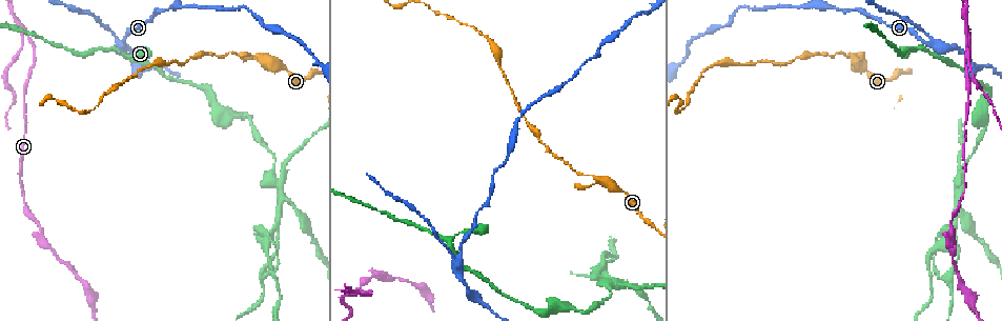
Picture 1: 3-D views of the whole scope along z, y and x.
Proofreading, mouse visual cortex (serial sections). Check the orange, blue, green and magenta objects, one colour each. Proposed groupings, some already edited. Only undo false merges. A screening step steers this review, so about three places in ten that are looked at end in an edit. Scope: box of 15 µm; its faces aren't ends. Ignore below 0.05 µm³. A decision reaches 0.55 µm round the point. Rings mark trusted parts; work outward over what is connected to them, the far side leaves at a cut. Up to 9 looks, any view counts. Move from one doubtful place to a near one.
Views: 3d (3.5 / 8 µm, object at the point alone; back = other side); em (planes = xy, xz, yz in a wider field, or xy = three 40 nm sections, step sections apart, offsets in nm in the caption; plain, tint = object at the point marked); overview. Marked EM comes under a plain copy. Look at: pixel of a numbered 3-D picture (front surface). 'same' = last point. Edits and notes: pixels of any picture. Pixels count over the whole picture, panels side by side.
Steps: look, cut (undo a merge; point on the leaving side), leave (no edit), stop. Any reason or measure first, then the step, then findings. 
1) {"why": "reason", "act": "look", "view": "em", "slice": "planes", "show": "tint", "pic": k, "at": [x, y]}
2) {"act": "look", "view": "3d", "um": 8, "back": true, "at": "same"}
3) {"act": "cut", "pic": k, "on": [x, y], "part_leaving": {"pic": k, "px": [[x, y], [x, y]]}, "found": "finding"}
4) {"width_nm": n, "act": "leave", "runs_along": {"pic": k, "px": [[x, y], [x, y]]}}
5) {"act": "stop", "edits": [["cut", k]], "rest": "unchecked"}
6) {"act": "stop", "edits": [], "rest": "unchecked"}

{"why": "a narrow waist", "act": "look", "view": "3d", "um": 3.5, "pic": 1, "at": [246, 55]}

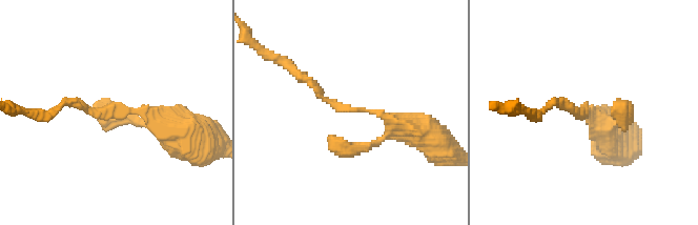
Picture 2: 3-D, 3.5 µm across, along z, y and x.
{"arm_widths_nm": [150, 400], "act": "look", "view": "em", "slice": "xy", "step": 3, "show": "tint", "pic": 2, "at": [585, 109]}

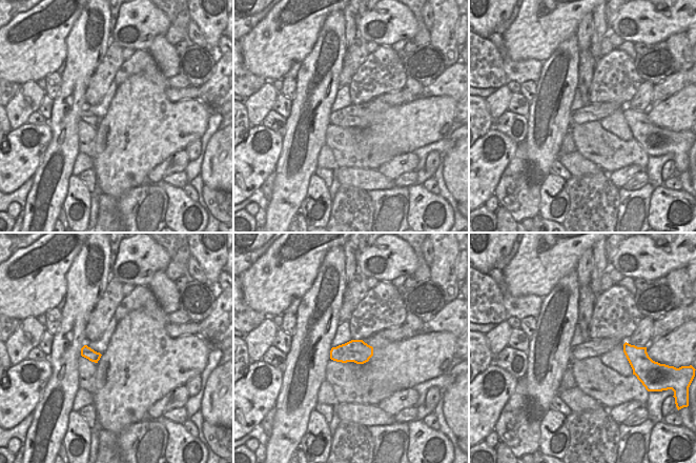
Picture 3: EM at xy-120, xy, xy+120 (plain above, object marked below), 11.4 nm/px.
{"act": "look", "view": "em", "slice": "xy", "step": 1, "show": "tint", "at": "same"}

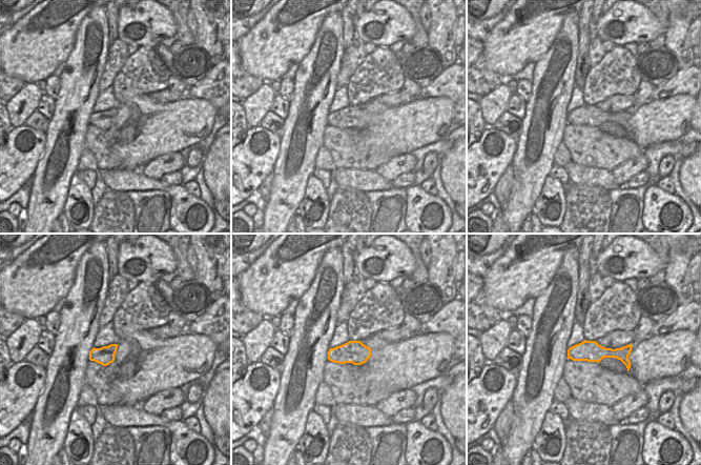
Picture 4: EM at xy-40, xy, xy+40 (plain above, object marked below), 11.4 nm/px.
{"act": "leave", "runs_along": {"pic": 2, "px": [[414, 129], [382, 114], [340, 108], [298, 74]]}, "found": "all the same cell"}

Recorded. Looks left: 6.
{"why": "sharp bend", "act": "look", "view": "3d", "um": 3.5, "pic": 1, "at": [571, 306]}

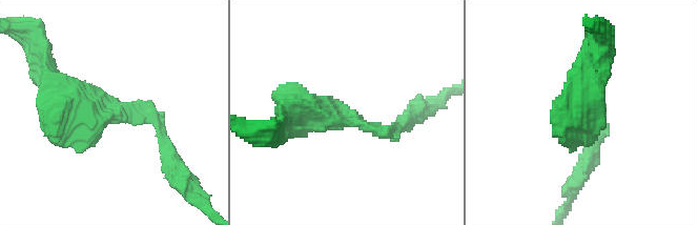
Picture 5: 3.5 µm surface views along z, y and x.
{"act": "look", "view": "em", "slice": "xy", "step": 1, "show": "tint", "pic": 5, "at": [117, 111]}

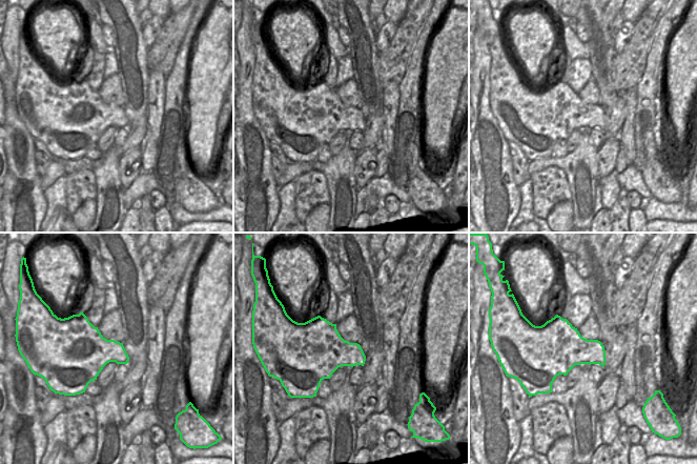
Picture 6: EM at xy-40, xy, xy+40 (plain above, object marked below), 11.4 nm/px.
{"act": "leave", "runs_along": {"pic": 5, "px": [[54, 96], [67, 113], [144, 113], [164, 147]]}, "found": "all the same cell"}

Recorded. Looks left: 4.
{"why": "abrupt turn", "act": "look", "view": "3d", "um": 3.5, "pic": 1, "at": [460, 259]}

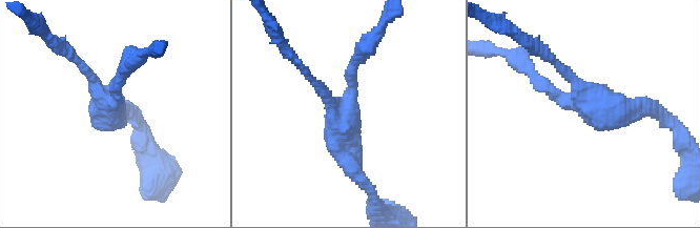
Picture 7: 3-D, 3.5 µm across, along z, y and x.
{"arms": 3, "arm_widths_nm": [150, 200, 300], "why": "shape alone is not enough", "act": "look", "view": "em", "slice": "xy", "step": 2, "show": "tint", "pic": 7, "at": [109, 103]}

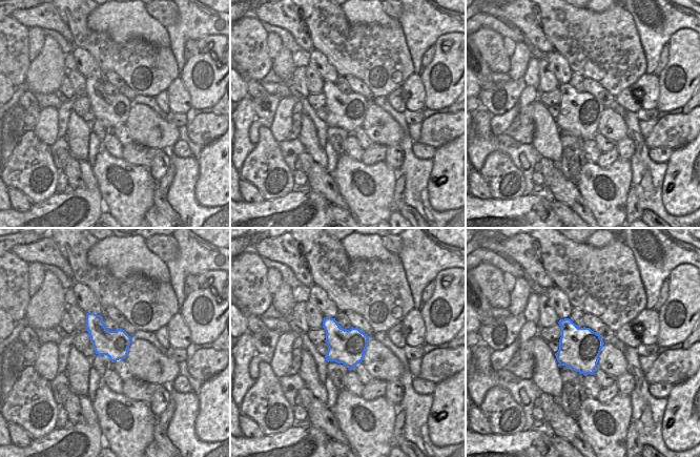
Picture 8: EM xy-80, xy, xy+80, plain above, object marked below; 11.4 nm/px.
{"width_nm": 400, "act": "leave", "runs_along": {"pic": 7, "px": [[526, 65], [565, 101], [641, 110]]}, "found": "all the same cell"}

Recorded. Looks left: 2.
{"act": "stop", "edits": [], "rest": "unchecked"}

